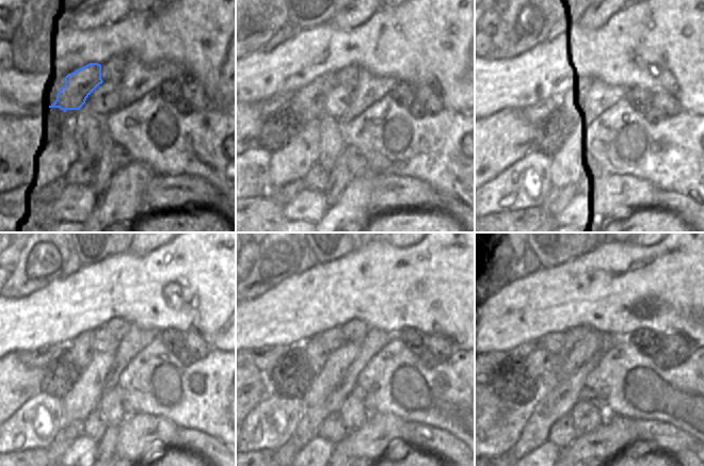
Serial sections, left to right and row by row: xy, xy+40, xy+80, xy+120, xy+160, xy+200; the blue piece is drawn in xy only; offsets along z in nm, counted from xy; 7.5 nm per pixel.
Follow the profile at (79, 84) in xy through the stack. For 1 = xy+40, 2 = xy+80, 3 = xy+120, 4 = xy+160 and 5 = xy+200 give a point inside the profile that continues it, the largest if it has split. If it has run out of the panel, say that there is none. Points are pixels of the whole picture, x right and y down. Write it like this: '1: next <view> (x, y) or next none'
1: next xy+40 (312, 96)
2: next xy+80 (536, 113)
3: next xy+120 (40, 357)
4: next xy+160 (266, 359)
5: next xy+200 (496, 359)

